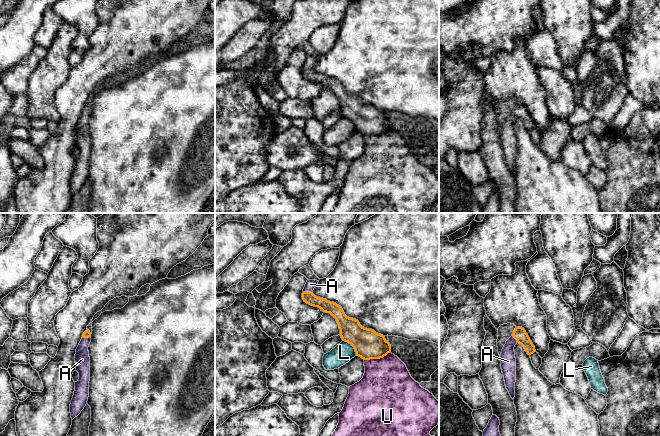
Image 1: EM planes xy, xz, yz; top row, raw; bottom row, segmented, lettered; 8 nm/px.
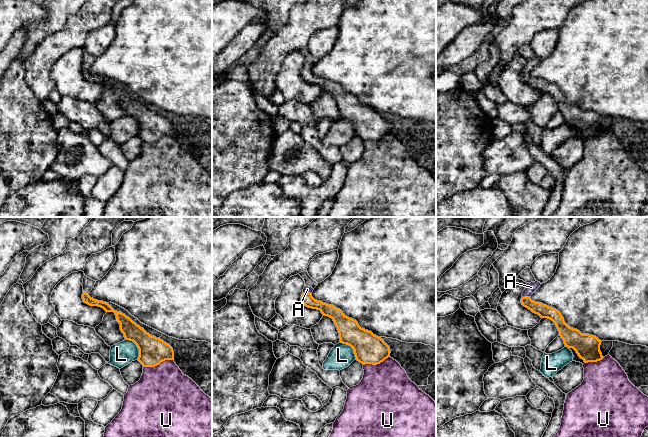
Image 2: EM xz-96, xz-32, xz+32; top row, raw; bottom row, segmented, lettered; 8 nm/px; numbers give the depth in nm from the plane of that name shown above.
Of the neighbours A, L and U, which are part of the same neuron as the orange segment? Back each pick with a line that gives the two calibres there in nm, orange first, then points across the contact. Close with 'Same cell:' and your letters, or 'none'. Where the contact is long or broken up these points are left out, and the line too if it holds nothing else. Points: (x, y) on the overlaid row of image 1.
A: 100/80 nm | across xz (326, 306), (317, 302), (307, 292), (310, 284)
Same cell: A

